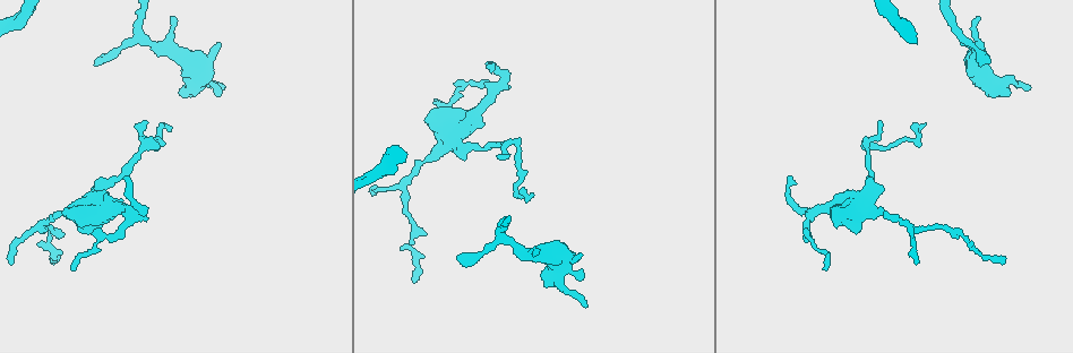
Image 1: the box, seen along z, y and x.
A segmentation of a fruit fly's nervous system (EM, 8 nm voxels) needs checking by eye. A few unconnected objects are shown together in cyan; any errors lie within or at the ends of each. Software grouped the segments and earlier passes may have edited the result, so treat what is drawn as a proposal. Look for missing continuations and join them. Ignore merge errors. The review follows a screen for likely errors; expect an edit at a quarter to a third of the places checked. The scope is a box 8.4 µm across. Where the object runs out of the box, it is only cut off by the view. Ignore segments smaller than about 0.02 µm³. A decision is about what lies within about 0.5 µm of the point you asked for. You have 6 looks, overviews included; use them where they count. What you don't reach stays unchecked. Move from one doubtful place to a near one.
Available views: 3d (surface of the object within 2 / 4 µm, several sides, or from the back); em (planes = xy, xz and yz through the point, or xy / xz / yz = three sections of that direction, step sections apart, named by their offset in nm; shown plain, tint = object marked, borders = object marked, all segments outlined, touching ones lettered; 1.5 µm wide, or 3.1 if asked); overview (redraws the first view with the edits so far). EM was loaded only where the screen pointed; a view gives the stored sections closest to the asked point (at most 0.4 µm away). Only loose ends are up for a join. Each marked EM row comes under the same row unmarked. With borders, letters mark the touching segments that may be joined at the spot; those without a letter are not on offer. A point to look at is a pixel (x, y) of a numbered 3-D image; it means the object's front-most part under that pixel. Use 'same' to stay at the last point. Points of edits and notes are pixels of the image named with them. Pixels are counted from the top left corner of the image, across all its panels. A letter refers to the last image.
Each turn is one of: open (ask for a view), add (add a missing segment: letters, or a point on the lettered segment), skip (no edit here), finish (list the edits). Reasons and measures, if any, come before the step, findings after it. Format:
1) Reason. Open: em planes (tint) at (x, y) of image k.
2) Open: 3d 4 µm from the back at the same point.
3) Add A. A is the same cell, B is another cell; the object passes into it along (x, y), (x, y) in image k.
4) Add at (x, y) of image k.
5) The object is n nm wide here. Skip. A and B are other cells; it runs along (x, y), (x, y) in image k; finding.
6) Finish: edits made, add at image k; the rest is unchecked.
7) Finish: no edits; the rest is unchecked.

Thin end. Open: em xz step 4 (tint) at (433, 102) of image 1.

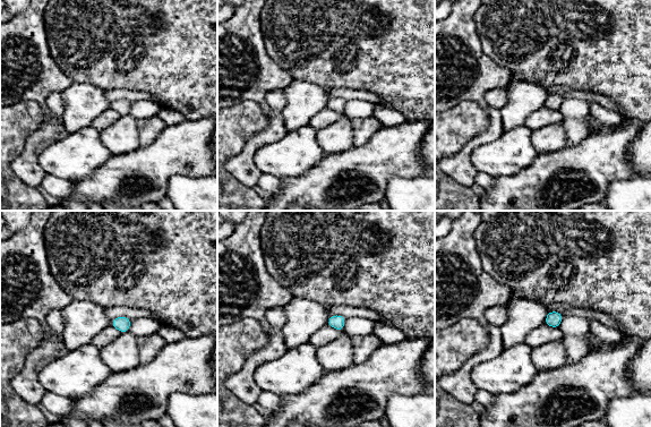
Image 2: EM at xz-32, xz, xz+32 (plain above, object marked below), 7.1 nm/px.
Cut it another way. Open: em planes (borders) at the same point.

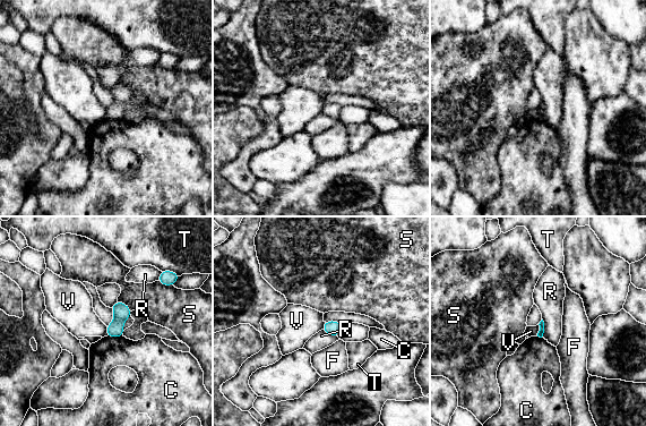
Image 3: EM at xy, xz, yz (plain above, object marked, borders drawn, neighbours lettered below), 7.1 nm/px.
Skip. C, F, R, S, T and V are other cells; a border runs along (539, 324), (536, 335) in image 3; no lettered segment goes on from it.

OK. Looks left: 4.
Branch stops here. Open: em xy step 4 (borders) at (1005, 256) of image 1.

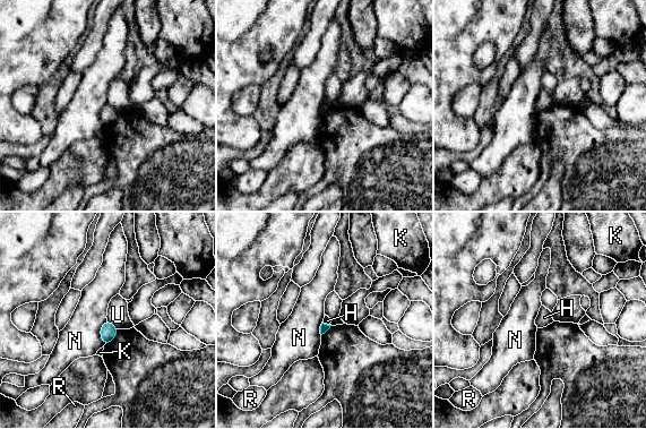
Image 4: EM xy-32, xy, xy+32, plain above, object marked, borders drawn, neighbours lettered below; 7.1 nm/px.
Skip. H, K, N, R and U are other cells; a border runs along (106, 319), (101, 327), (103, 344) in image 4; no lettered segment goes on from it.

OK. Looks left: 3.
Open: em xy step 4 (borders) at (979, 16) of image 1.

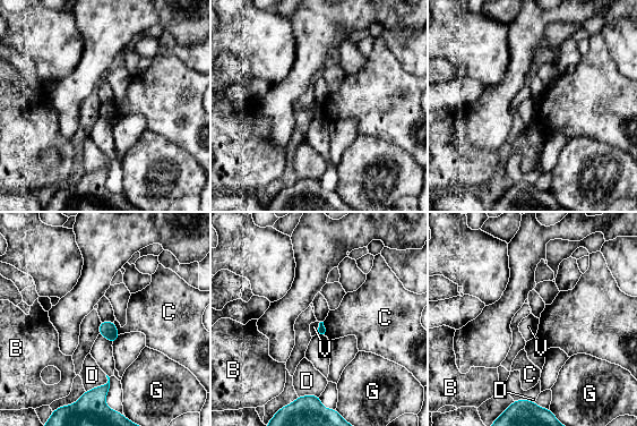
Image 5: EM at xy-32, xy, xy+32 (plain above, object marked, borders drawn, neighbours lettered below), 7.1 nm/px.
Cut it another way. Open: em planes (borders) at the same point.

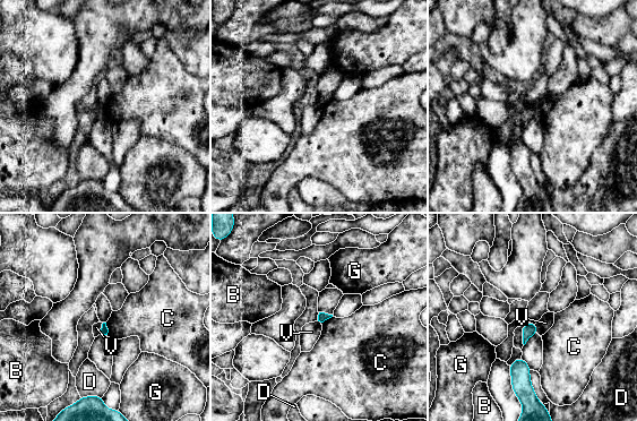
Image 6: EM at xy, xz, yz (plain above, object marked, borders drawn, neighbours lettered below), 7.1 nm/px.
Skip. B, C, D, G and V are other cells; a border runs along (535, 323), (537, 333) in image 6; none of them fits.

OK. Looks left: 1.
Finish: no edits; the rest is unchecked.

